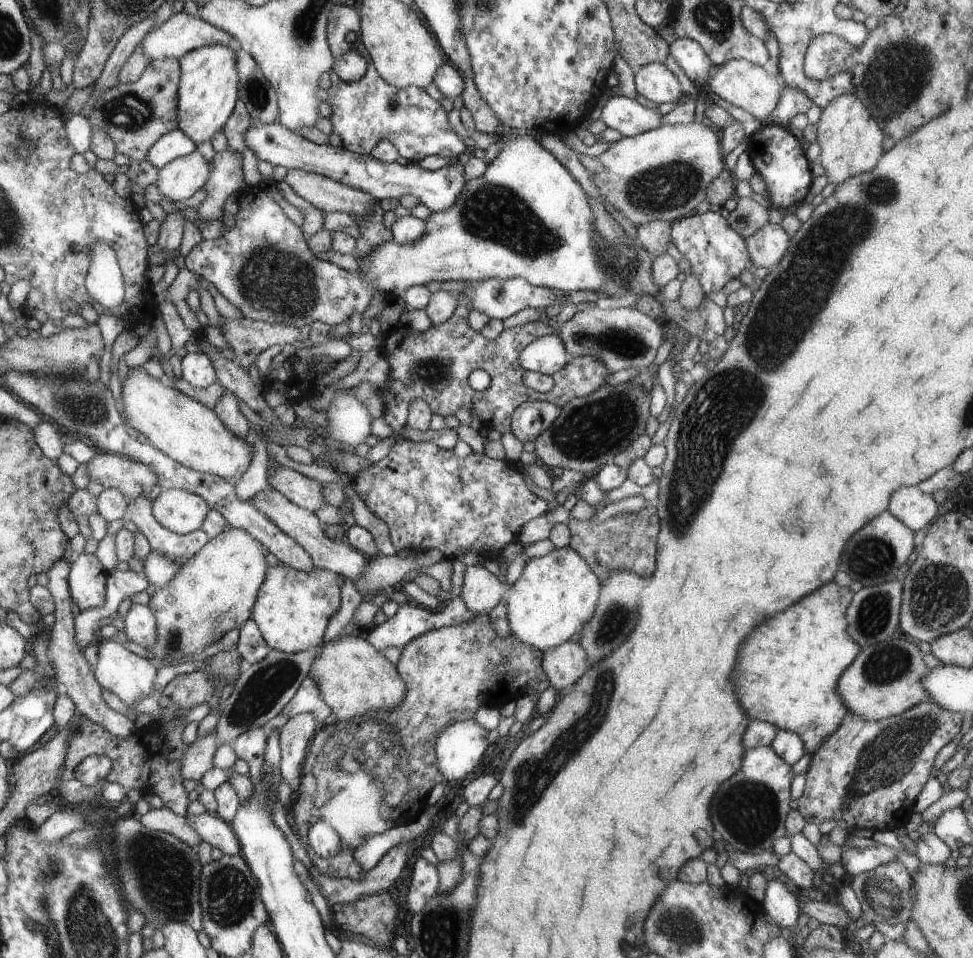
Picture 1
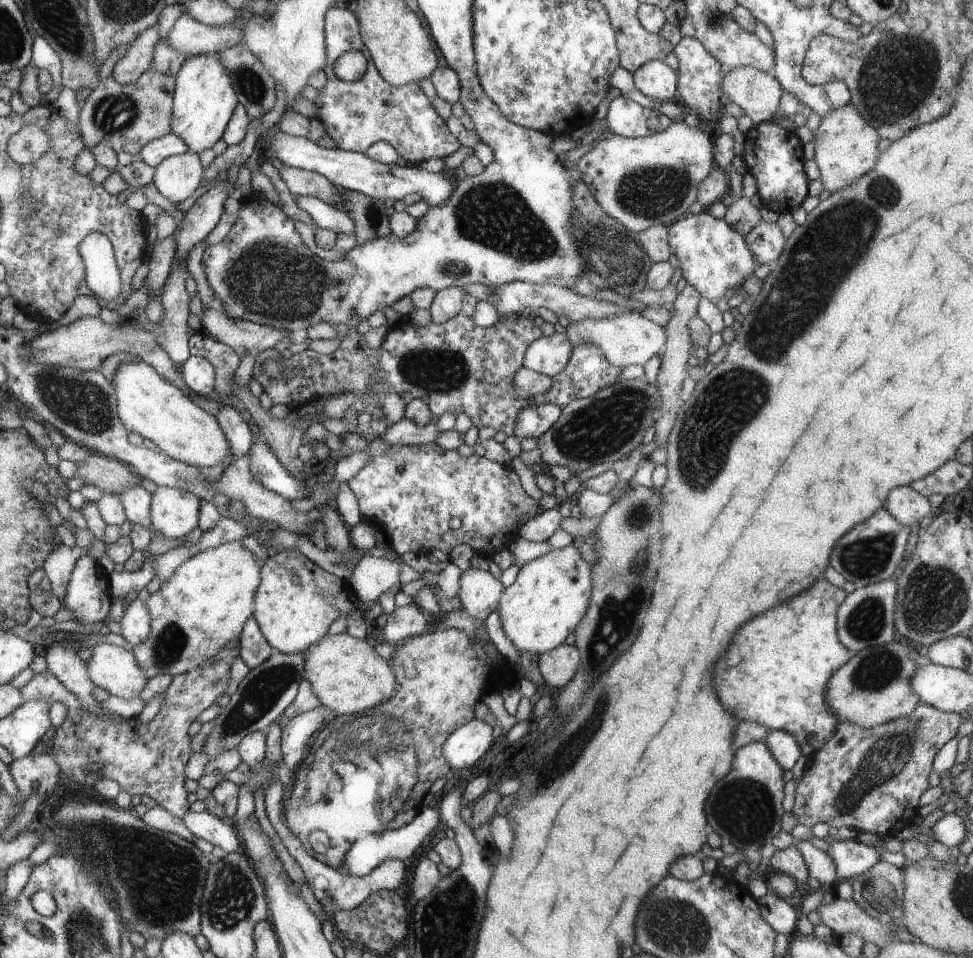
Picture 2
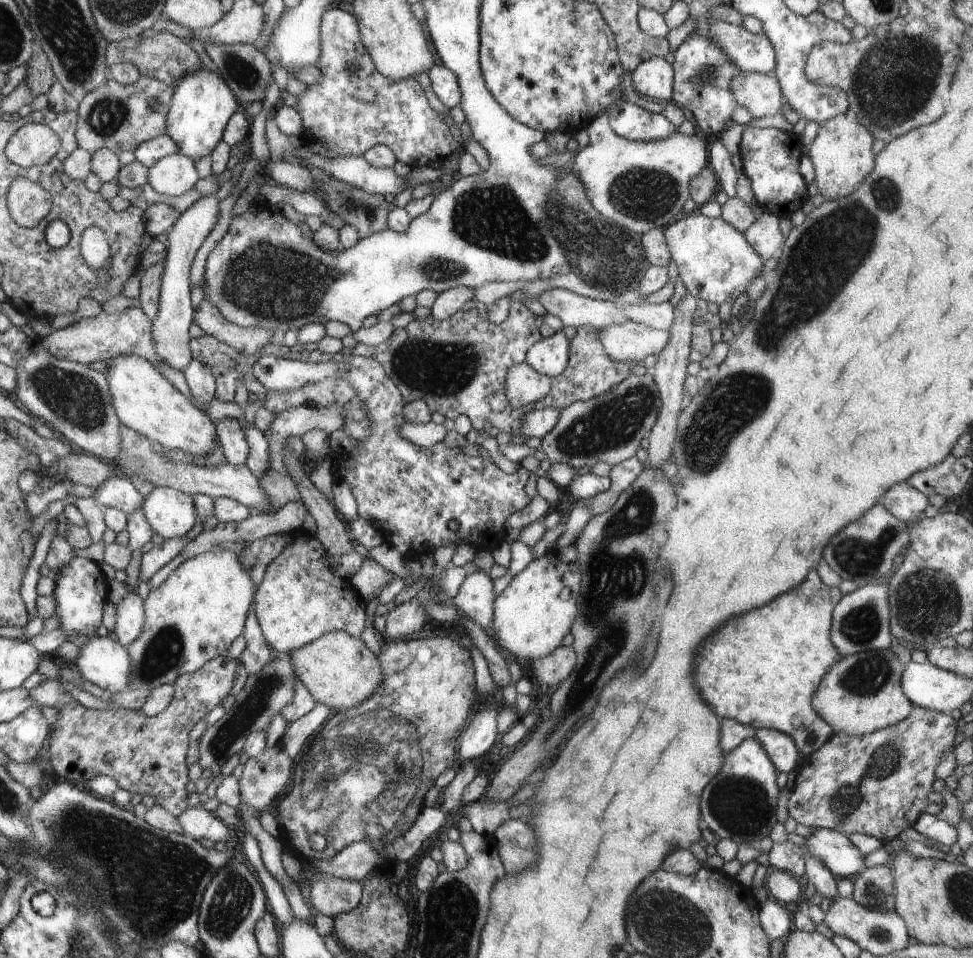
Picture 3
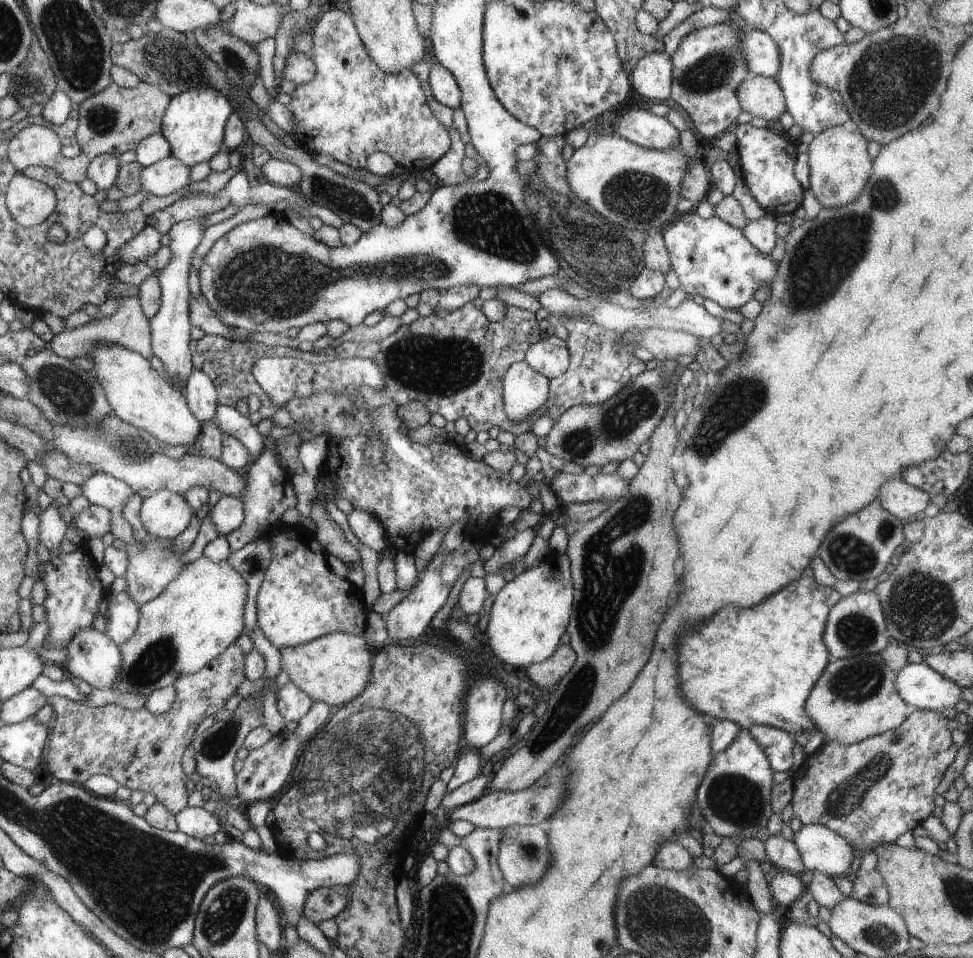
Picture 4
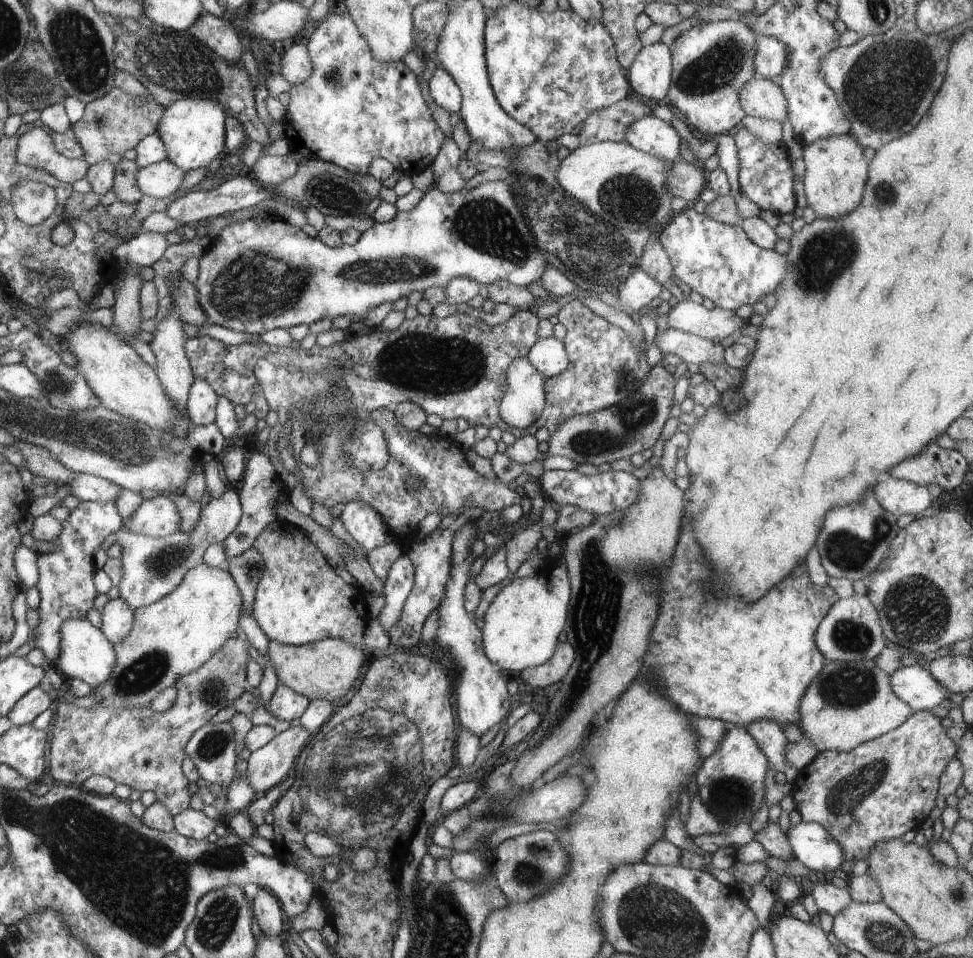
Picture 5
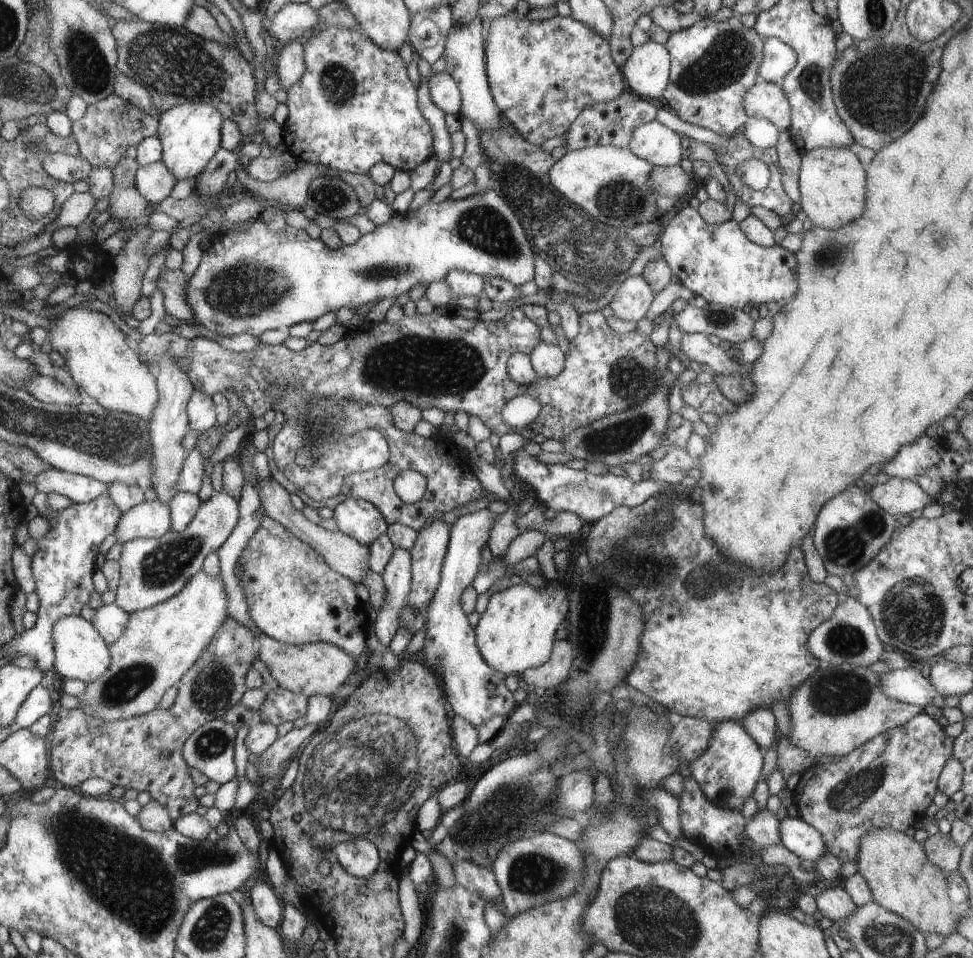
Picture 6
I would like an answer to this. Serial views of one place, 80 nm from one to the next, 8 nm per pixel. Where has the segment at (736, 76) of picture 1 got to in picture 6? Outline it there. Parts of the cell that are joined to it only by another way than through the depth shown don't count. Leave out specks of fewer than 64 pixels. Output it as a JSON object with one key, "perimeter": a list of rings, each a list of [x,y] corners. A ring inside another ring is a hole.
{"perimeter":[[[756,83],[743,99],[749,117],[770,121],[780,133],[789,130],[791,106],[780,84]]]}

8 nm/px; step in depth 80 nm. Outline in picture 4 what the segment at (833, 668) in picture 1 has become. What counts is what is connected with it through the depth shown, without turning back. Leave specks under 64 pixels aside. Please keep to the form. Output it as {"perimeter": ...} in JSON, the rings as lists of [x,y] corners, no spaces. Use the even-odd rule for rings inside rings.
{"perimeter":[[[806,568],[794,584],[784,586],[782,590],[778,590],[778,594],[770,596],[756,608],[752,606],[740,610],[736,606],[724,606],[722,610],[718,610],[716,620],[708,618],[702,624],[702,634],[700,626],[694,626],[694,630],[688,630],[678,640],[678,678],[682,696],[698,712],[735,722],[743,729],[766,725],[788,731],[802,746],[806,755],[812,754],[825,743],[825,738],[806,716],[805,702],[830,662],[823,634],[830,609],[841,598],[835,588],[820,586],[814,580],[812,570]]]}

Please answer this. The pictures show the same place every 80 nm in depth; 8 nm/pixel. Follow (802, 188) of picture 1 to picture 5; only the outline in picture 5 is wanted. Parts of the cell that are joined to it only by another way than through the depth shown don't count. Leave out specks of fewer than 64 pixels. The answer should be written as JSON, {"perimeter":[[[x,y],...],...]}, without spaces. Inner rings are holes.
{"perimeter":[[[746,127],[733,137],[738,151],[739,190],[761,210],[770,210],[779,216],[794,212],[796,197],[793,191],[792,164],[781,142],[770,144],[757,139]]]}

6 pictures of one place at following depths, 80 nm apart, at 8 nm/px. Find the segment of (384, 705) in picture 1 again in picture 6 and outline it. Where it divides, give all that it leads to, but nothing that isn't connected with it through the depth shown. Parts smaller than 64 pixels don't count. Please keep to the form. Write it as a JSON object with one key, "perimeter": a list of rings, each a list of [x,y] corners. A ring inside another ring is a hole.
{"perimeter":[[[264,633],[258,635],[258,640],[258,656],[261,662],[266,665],[280,687],[294,693],[302,693],[307,697],[312,695],[332,697],[354,670],[354,656],[330,643],[291,645]]]}

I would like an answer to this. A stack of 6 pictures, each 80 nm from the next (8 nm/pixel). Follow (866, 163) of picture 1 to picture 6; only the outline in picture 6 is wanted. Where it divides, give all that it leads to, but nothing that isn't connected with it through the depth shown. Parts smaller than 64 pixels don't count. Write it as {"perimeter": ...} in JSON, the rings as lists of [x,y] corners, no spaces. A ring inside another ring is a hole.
{"perimeter":[[[830,147],[802,153],[799,203],[815,226],[834,230],[862,216],[866,202],[867,174],[856,151],[848,147]]]}

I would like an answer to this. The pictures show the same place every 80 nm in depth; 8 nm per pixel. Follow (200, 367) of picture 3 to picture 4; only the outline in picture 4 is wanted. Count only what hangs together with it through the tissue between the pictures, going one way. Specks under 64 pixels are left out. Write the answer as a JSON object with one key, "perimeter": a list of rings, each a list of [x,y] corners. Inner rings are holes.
{"perimeter":[[[193,368],[186,380],[183,395],[189,402],[193,414],[205,424],[213,422],[217,414],[217,386],[204,370]]]}

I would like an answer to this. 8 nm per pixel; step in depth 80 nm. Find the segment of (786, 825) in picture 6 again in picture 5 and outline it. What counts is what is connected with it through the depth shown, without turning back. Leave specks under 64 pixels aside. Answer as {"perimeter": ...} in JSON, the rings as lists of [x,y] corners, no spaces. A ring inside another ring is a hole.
{"perimeter":[[[802,820],[787,830],[793,856],[813,872],[814,877],[829,878],[840,874],[839,866],[846,861],[840,845],[818,823]]]}

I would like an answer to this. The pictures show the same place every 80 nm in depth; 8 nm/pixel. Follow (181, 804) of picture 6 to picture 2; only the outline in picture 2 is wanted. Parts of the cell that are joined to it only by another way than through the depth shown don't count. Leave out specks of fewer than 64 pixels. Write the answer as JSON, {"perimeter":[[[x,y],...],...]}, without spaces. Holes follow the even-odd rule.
{"perimeter":[[[223,660],[206,668],[199,667],[174,676],[168,690],[164,692],[160,712],[150,722],[141,722],[137,717],[122,718],[116,715],[108,718],[90,714],[48,670],[34,674],[30,682],[19,688],[18,692],[24,701],[46,700],[68,706],[68,718],[56,728],[51,749],[56,754],[63,778],[92,788],[100,778],[114,780],[129,795],[148,795],[164,810],[182,819],[188,812],[184,766],[187,766],[188,756],[192,754],[188,746],[188,728],[226,692],[228,678],[231,678],[230,666]],[[90,762],[102,764],[100,770],[90,772]]]}

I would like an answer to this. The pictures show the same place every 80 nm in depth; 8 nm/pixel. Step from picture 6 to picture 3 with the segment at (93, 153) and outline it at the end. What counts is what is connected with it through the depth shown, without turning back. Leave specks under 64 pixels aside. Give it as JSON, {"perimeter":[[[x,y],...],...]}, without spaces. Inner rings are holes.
{"perimeter":[[[140,76],[130,85],[108,78],[89,93],[77,109],[76,140],[78,147],[94,153],[100,148],[119,154],[136,151],[144,142],[166,134],[166,120],[172,106],[175,89],[148,76]]]}

